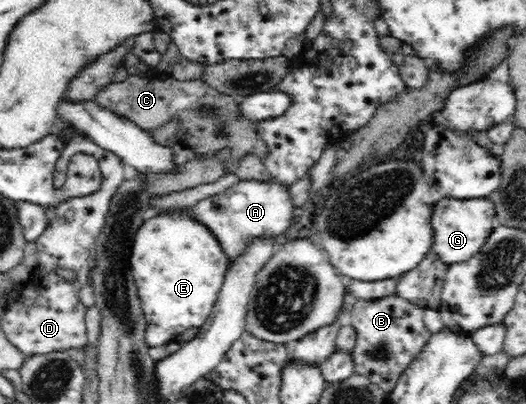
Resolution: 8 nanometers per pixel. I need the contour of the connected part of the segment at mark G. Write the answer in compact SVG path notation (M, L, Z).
M439 197L430 206L430 225L433 230L431 252L448 267L467 262L482 249L494 230L495 221L494 205L487 197L467 201Z

